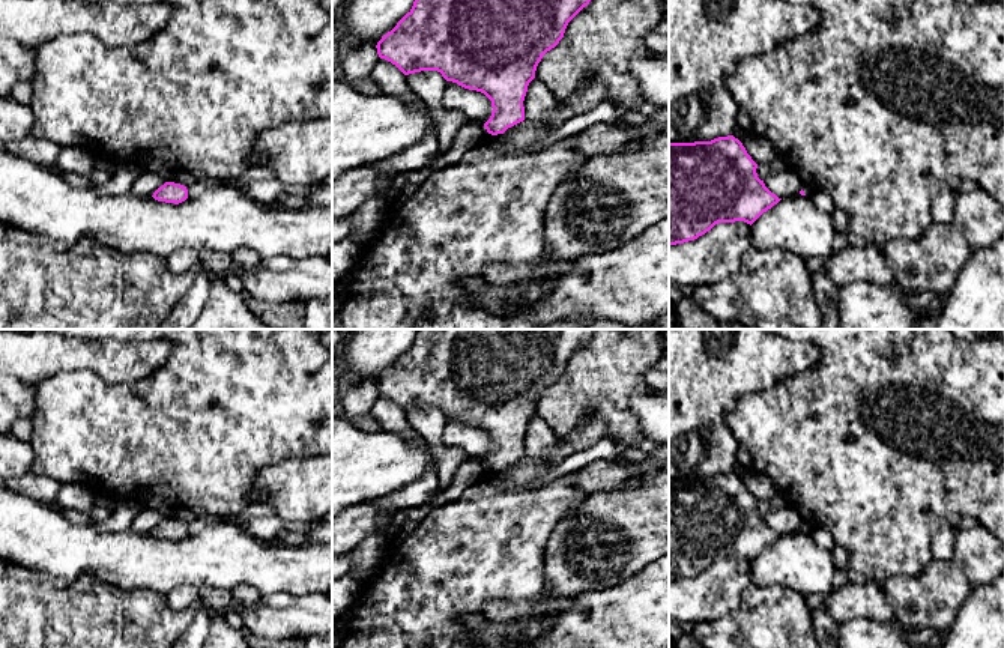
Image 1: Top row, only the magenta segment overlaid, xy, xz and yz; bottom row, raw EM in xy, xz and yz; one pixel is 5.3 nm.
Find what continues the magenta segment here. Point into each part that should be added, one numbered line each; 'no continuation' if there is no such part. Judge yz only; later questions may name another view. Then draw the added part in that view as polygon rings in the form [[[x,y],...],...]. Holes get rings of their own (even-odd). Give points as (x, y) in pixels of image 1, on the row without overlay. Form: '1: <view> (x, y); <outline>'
no continuation

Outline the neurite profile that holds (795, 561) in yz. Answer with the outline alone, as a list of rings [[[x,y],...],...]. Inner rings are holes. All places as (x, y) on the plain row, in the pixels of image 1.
[[[809,532],[782,535],[753,561],[750,580],[758,586],[785,586],[801,595],[827,595],[833,586],[833,553]]]

